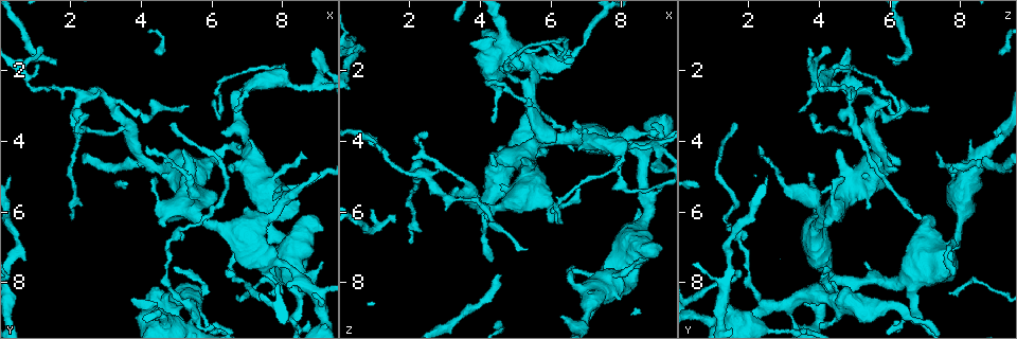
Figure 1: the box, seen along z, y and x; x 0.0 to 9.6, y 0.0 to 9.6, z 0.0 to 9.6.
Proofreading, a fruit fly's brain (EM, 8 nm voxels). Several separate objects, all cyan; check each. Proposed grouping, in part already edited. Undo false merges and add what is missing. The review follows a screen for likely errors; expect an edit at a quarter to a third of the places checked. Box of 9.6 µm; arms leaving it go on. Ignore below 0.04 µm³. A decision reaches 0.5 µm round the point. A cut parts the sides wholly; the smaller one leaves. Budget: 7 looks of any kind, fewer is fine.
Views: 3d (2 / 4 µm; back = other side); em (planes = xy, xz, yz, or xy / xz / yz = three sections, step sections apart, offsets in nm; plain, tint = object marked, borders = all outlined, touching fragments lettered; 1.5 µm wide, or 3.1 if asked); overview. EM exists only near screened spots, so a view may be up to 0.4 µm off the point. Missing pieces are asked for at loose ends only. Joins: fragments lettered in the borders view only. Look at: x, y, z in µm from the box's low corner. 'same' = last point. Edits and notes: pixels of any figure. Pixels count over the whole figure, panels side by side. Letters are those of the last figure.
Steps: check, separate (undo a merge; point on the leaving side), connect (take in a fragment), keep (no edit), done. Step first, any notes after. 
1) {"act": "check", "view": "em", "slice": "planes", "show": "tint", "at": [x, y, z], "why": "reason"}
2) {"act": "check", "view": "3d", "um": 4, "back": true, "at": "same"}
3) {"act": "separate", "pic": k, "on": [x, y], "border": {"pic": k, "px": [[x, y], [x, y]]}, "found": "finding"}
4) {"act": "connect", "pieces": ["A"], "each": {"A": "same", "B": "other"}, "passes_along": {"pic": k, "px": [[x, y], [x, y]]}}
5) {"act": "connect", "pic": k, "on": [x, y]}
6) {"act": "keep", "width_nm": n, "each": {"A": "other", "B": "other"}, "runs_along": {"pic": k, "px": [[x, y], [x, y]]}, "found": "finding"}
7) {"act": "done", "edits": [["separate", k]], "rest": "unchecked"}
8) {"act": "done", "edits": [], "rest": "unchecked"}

{"act": "check", "view": "em", "slice": "xz", "step": 4, "show": "borders", "at": [3.20, 2.95, 5.65]}

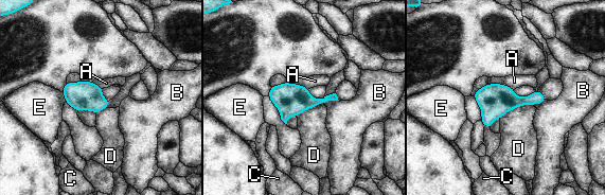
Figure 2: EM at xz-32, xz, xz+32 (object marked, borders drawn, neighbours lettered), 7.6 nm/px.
{"act": "keep", "longest_contact_nm": ["D", 280], "each": {"A": "other", "B": "other", "C": "other", "D": "other", "E": "other"}, "found": "one neuron here"}

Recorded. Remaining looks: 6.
{"act": "check", "view": "3d", "um": 4, "at": [6.95, 5.90, 4.30], "why": "an open end"}

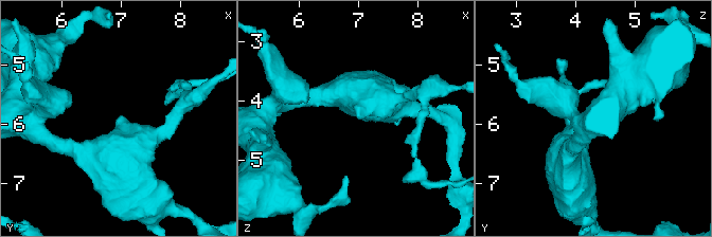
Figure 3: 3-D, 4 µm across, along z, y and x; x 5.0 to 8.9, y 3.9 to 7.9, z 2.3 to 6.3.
{"act": "check", "view": "em", "slice": "yz", "step": 8, "show": "tint", "at": [7.00, 5.90, 4.25]}

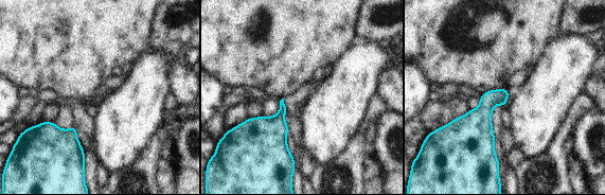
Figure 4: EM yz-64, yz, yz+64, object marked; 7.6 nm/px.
{"act": "check", "view": "em", "slice": "planes", "show": "borders", "at": "same"}

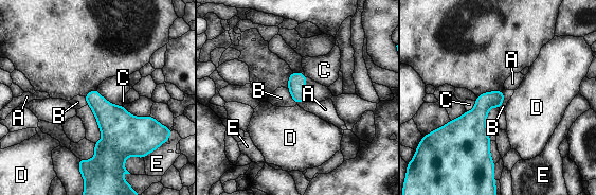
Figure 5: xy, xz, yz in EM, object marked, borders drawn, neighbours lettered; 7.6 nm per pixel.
{"act": "keep", "each": {"A": "other", "B": "other", "C": "other", "D": "other", "E": "other"}, "border": {"pic": 5, "px": [[306, 100], [296, 104]]}, "found": "none of them fits"}

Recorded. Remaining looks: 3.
{"act": "check", "view": "3d", "um": 4, "at": [7.60, 5.90, 8.10]}

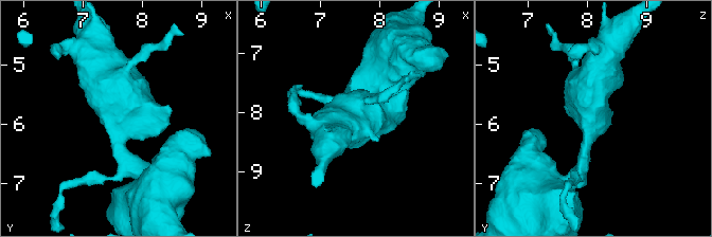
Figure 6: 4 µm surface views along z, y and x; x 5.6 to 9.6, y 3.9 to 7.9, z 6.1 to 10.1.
{"act": "check", "view": "em", "slice": "planes", "show": "tint", "at": [7.65, 5.95, 8.05], "why": "need the tissue"}

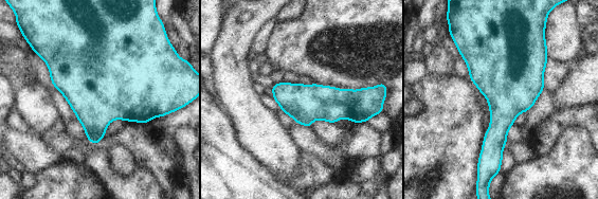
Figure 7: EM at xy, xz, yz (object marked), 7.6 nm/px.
{"act": "check", "view": "em", "slice": "planes", "show": "borders", "at": "same", "why": "see the neighbours"}

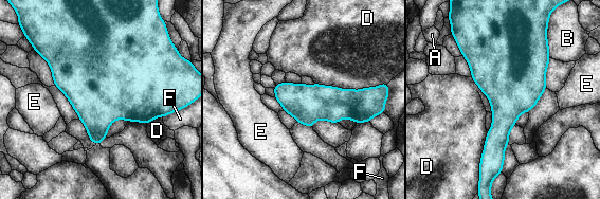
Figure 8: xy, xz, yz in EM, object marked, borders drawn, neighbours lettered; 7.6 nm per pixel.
{"act": "keep", "each": {"A": "other", "B": "other", "D": "other", "E": "other", "F": "other"}, "border": {"pic": 8, "px": [[314, 82], [344, 89], [371, 88]]}, "found": "all the same neuron"}

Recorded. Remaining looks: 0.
{"act": "done", "edits": [], "rest": "unchecked"}

